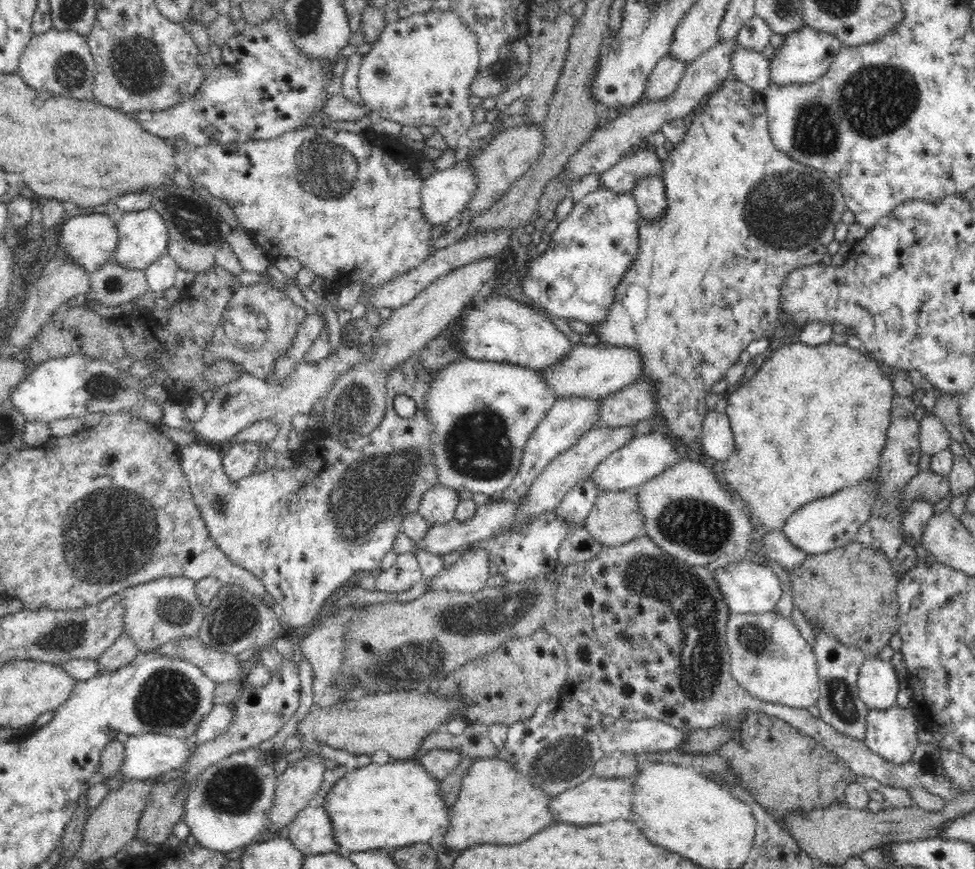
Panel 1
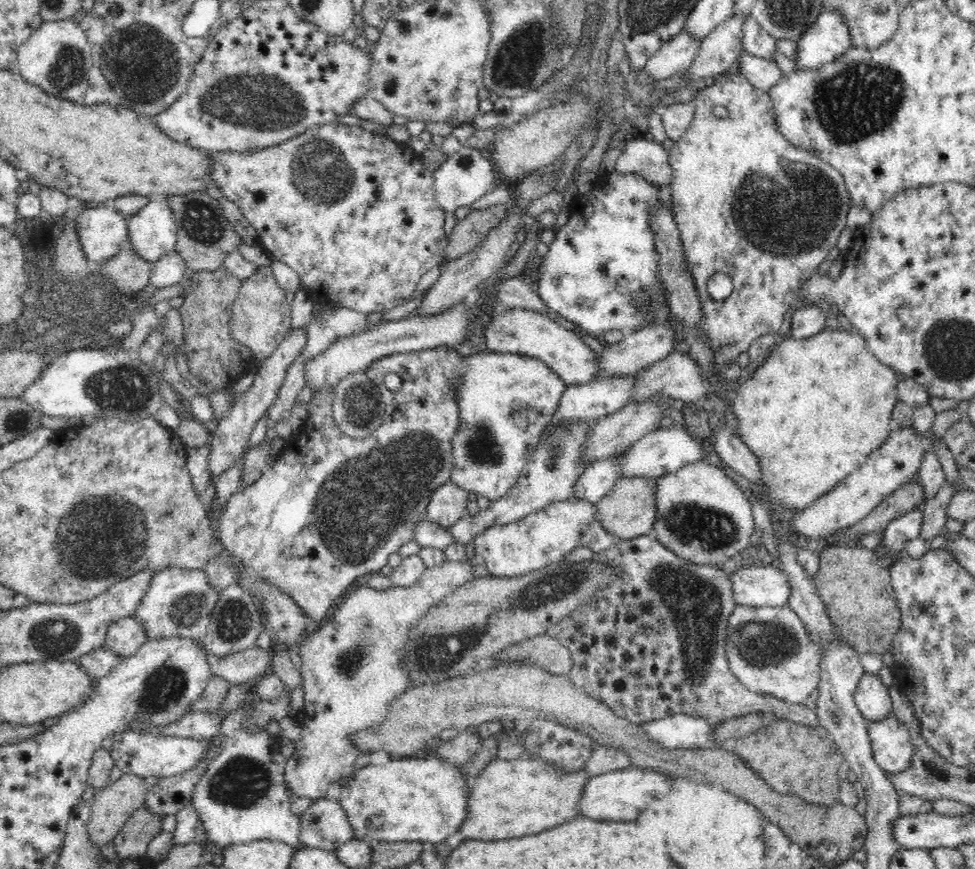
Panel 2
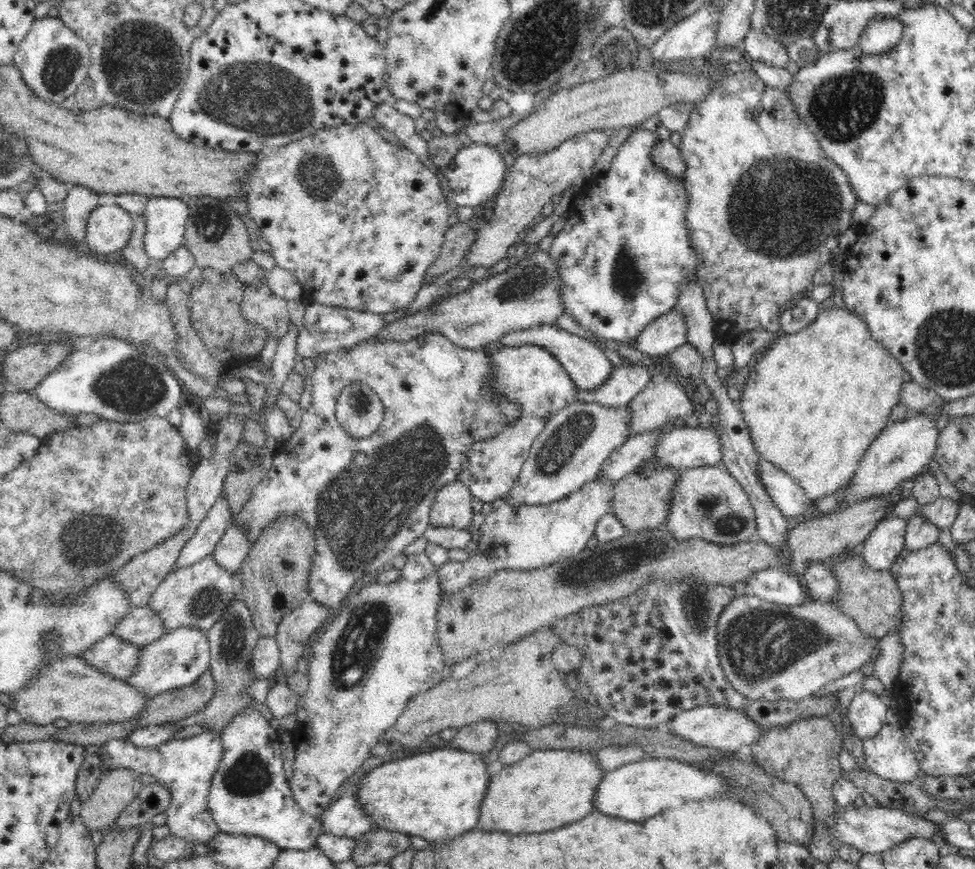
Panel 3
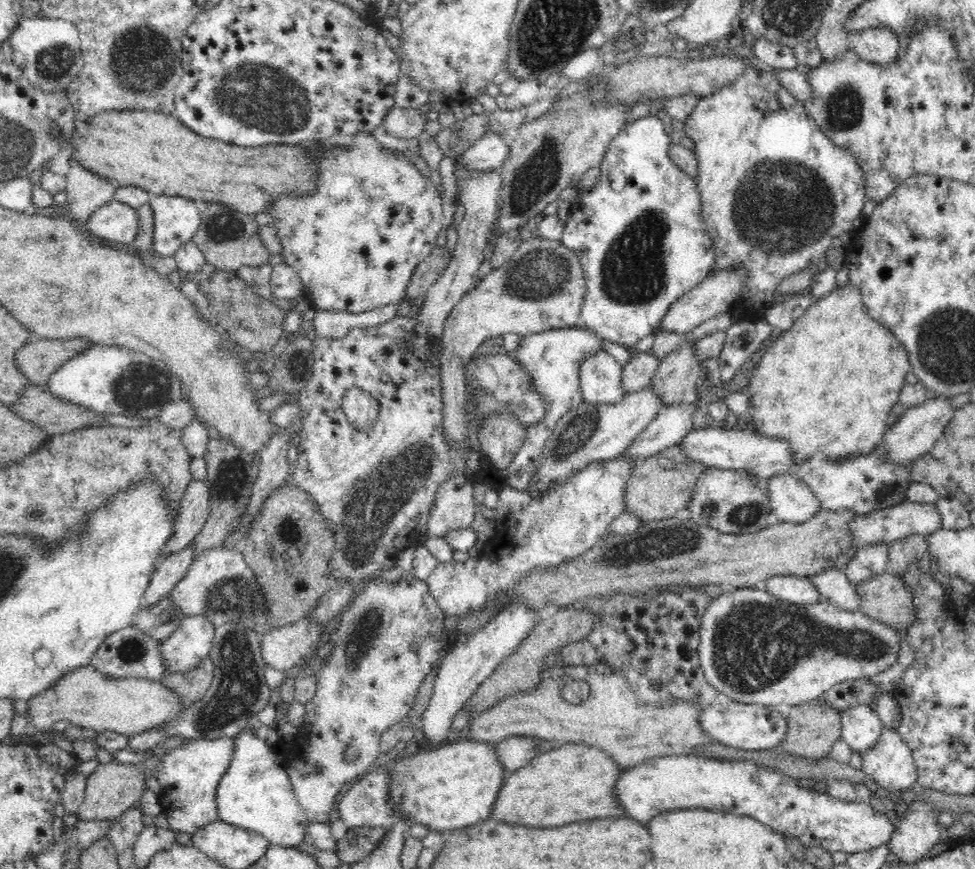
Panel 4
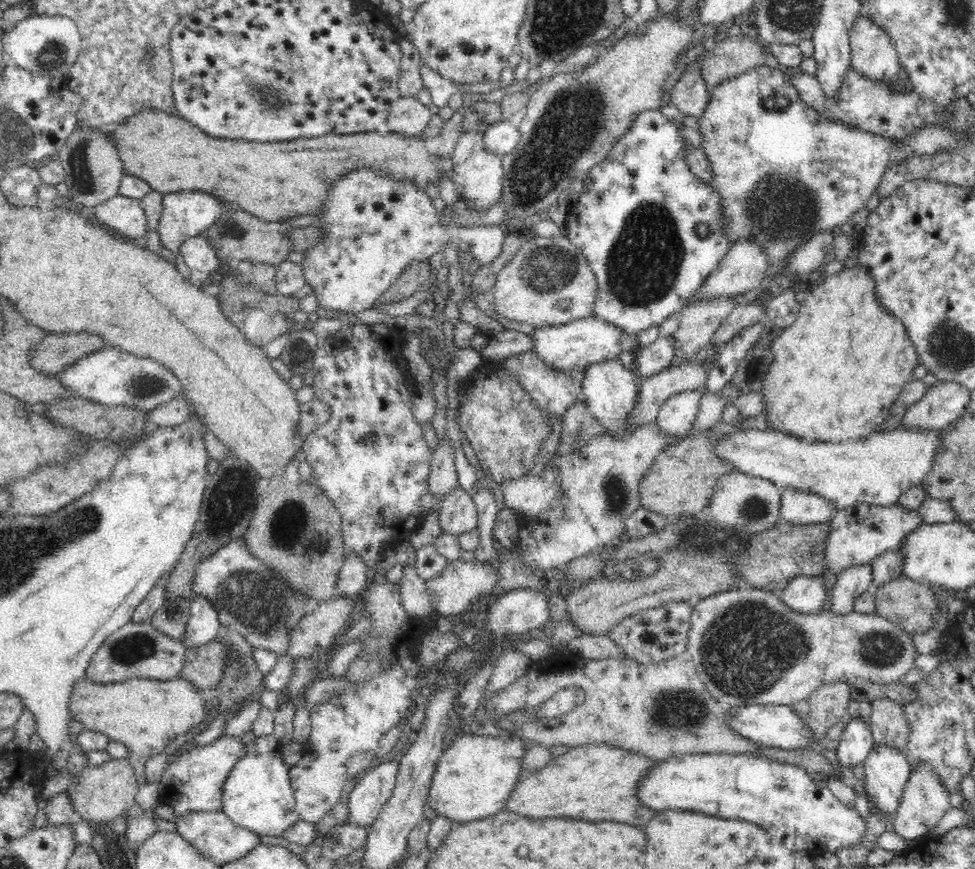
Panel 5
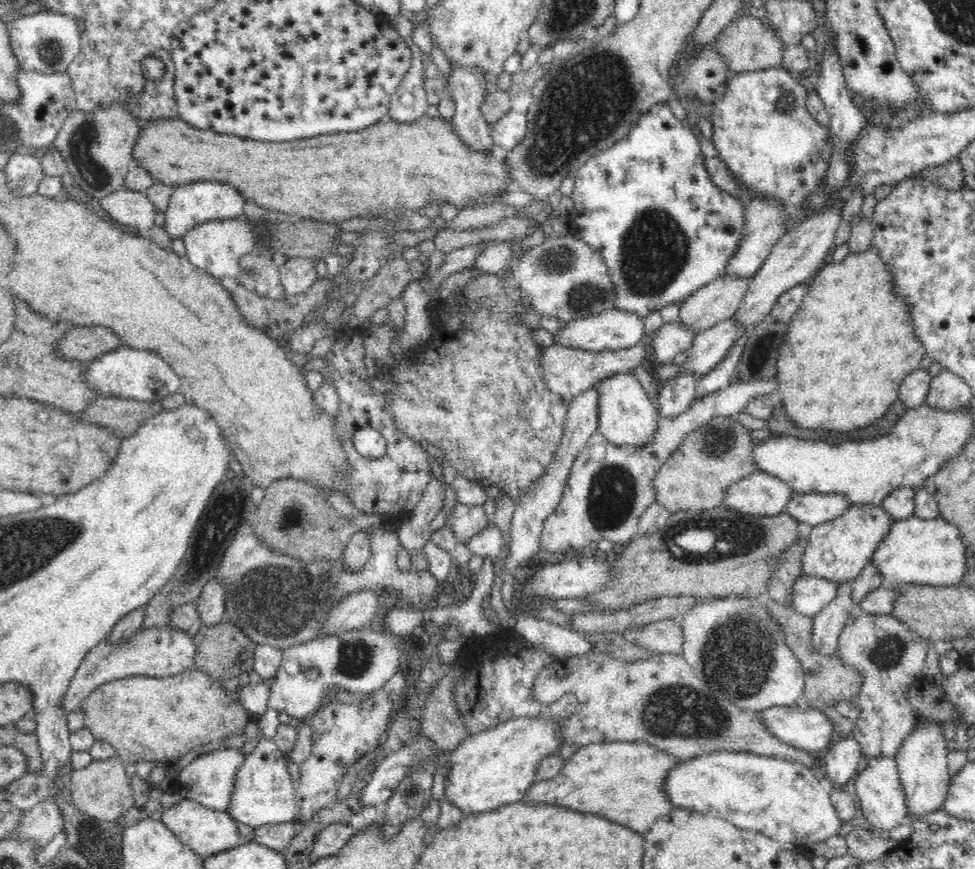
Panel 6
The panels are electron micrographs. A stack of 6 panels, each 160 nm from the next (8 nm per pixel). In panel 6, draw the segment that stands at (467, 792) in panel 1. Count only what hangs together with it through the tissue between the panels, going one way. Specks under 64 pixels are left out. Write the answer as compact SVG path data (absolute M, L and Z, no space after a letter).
M604 741L587 744L565 762L556 778L532 784L523 800L530 803L548 802L578 812L590 812L642 834L660 816L674 808L664 794L664 780L678 762L670 754L646 742Z

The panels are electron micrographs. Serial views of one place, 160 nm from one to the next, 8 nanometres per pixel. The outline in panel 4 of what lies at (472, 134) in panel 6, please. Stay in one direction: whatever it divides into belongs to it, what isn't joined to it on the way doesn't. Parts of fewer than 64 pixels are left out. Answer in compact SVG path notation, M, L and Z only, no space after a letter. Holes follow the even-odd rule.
M460 157L454 163L456 198L464 206L465 213L458 226L453 258L438 281L423 296L423 306L412 316L397 316L394 320L365 329L354 327L342 338L317 336L312 341L312 378L295 396L300 409L298 416L302 417L300 445L297 448L297 461L289 464L289 477L284 483L310 494L325 524L334 531L335 550L328 574L331 582L352 581L359 587L368 579L378 576L402 550L418 544L427 530L438 488L449 478L463 474L467 459L465 454L472 451L467 438L462 446L449 444L445 438L439 356L443 349L446 319L464 294L474 286L478 268L484 262L487 240L499 220L503 178L500 170L470 171L460 163ZM352 388L370 393L379 402L378 418L374 426L365 431L356 429L342 409L342 398L346 390Z

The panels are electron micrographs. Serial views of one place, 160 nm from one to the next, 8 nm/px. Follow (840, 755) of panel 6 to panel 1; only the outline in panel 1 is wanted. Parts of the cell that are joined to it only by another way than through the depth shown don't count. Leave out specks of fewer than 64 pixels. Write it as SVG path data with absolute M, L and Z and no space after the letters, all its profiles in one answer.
M869 656L860 666L857 687L869 710L888 710L897 705L900 680L891 661Z

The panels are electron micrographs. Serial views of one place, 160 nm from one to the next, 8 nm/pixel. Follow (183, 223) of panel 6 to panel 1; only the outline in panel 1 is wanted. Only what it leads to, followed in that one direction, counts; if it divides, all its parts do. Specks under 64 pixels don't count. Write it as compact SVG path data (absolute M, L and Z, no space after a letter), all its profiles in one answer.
M152 207L125 213L117 222L116 229L118 229L118 244L111 260L125 267L146 270L168 250L168 225L162 215Z

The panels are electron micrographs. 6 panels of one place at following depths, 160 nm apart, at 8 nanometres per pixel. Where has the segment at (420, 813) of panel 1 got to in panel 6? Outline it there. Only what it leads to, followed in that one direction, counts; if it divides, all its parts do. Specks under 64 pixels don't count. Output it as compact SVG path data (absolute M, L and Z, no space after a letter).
M539 717L509 718L496 726L466 737L454 752L447 755L445 764L445 796L460 811L483 813L522 801L526 790L534 784L538 765L545 756L558 752L560 721Z

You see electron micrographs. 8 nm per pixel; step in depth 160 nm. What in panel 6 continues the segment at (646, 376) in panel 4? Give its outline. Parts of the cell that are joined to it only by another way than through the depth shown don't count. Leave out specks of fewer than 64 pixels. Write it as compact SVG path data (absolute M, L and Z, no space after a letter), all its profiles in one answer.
M679 318L664 323L650 344L653 347L653 357L650 356L650 360L661 365L672 363L676 354L688 352L696 335L696 331L684 327Z

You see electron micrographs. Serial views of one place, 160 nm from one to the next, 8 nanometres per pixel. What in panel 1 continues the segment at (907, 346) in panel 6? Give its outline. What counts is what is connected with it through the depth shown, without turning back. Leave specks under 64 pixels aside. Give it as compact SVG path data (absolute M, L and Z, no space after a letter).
M833 340L819 345L807 345L799 341L783 344L774 350L770 358L763 362L758 372L749 381L740 385L733 393L727 393L726 412L731 422L738 450L728 460L720 462L723 467L722 476L724 476L724 484L721 483L721 486L723 488L726 486L725 490L736 496L733 500L740 502L740 507L748 513L748 517L751 519L756 517L757 522L766 526L770 532L783 530L788 518L806 504L828 498L828 496L838 493L838 490L842 490L842 488L858 486L858 483L870 480L874 469L880 464L882 452L886 446L888 428L892 422L891 404L895 390L892 381L884 375L883 371L881 365L878 365L878 361L874 361L868 352L864 353L864 349L850 348L846 343L836 344Z

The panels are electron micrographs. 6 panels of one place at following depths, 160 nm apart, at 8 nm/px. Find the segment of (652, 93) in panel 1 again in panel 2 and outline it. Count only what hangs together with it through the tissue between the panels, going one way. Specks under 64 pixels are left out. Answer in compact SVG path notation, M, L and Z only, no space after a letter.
M683 29L650 57L645 71L655 82L670 80L674 74L688 72L700 48L701 42Z

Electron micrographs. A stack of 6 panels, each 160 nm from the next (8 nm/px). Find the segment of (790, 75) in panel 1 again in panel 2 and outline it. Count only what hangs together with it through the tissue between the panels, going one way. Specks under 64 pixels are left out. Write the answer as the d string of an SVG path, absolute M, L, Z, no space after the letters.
M823 10L798 44L794 60L798 70L816 70L834 62L853 46L844 16L834 10Z

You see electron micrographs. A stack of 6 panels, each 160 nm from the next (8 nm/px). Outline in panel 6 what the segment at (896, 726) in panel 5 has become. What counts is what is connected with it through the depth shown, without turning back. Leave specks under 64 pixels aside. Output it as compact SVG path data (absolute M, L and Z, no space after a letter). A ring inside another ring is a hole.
M728 596L704 600L682 616L680 621L684 633L683 657L694 674L706 682L706 686L717 696L729 698L738 707L752 711L766 710L772 706L790 706L802 701L805 680L801 662L786 644L782 627L770 617L757 598ZM863 614L842 629L835 654L862 675L858 694L861 713L851 733L860 743L862 756L896 756L902 741L917 722L918 714L908 701L908 692L926 681L924 672L928 643L892 615Z

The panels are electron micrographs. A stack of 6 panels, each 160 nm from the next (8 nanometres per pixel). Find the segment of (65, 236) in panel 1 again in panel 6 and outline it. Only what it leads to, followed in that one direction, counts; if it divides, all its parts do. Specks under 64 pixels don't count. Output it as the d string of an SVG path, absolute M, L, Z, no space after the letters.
M122 188L101 198L97 204L110 214L112 220L130 226L138 233L155 225L154 215L157 212L146 192Z

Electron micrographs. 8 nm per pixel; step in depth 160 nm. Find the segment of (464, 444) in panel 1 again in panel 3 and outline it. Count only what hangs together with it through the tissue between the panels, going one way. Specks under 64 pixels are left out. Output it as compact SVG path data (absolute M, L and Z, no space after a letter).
M538 345L499 347L490 353L490 361L490 393L518 403L522 414L518 420L506 424L504 432L498 436L472 444L472 448L466 452L466 460L462 462L459 481L468 486L473 498L493 503L498 498L506 499L514 489L534 440L553 416L576 401L578 388L562 363L548 349Z

